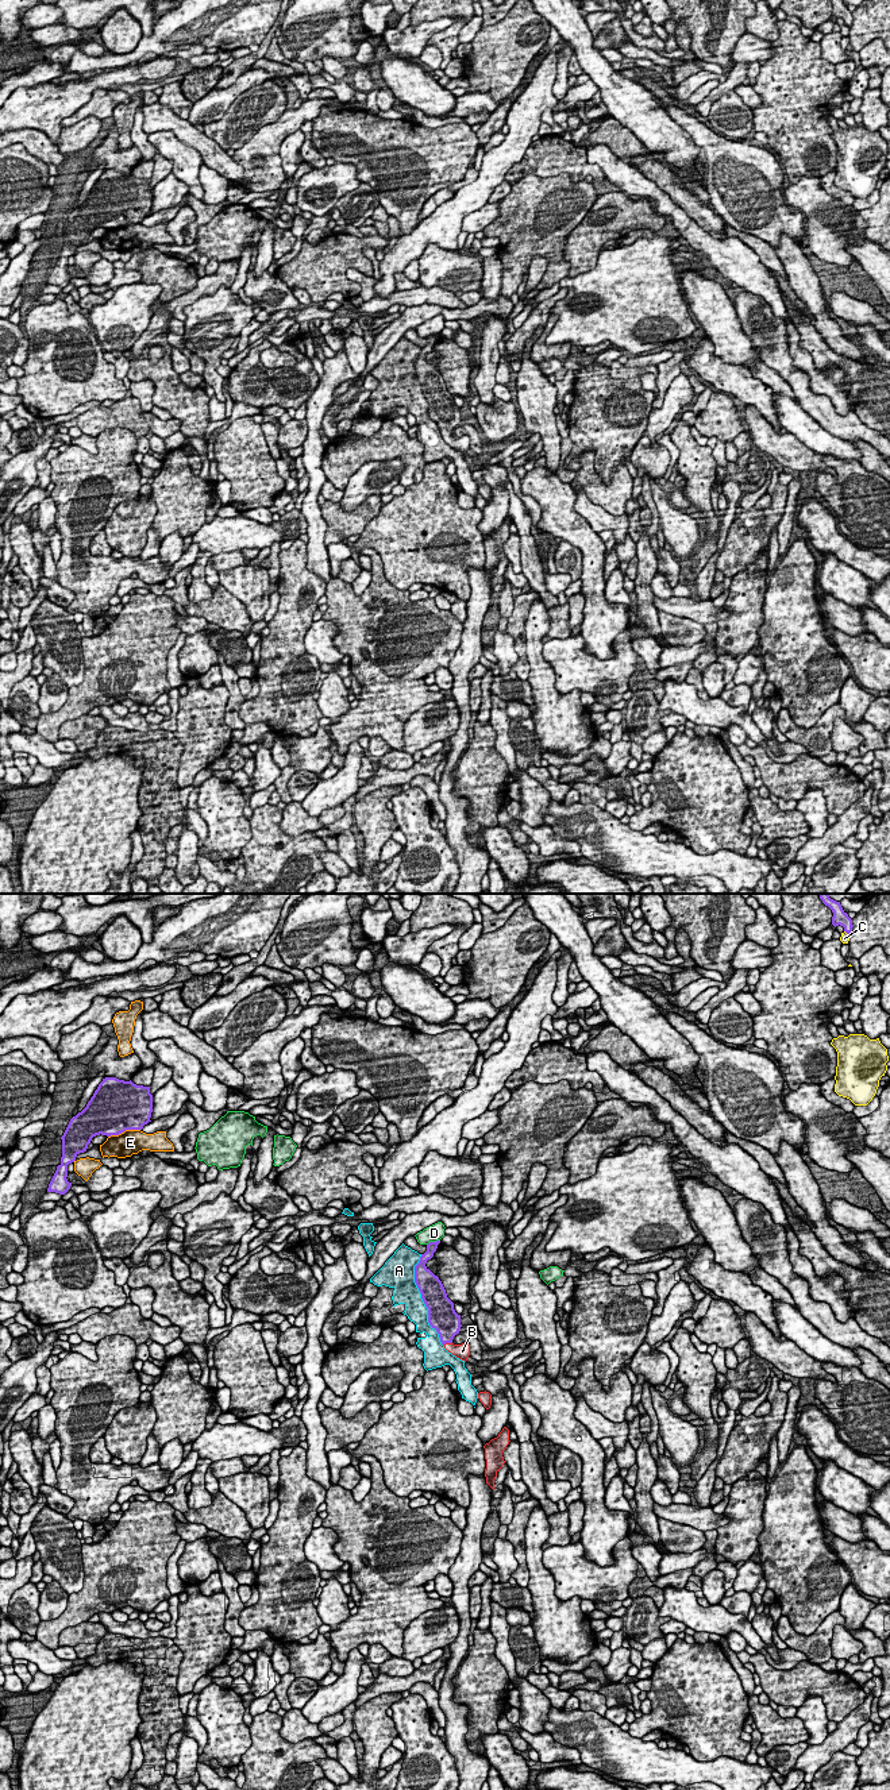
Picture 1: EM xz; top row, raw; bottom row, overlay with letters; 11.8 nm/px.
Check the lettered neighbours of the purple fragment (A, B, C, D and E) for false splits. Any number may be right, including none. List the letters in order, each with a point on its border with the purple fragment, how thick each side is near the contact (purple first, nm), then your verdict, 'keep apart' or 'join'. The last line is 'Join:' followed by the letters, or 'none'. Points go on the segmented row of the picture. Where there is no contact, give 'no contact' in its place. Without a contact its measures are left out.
A: meets purple in xz at (423, 1300); 320 nm thick on the purple side, 280 nm on the other; keep apart
B: meets purple in xz at (447, 1342); 320 nm thick on the purple side, 190 nm on the other; join
C: meets purple in xz at (847, 933); 170 nm thick on the purple side, 120 nm on the other; keep apart
D: meets purple in xz at (432, 1242); 130 nm thick on the purple side, 200 nm on the other; keep apart
E: meets purple in xz at (123, 1131); 500 nm thick on the purple side, 300 nm on the other; keep apart
Join: B

